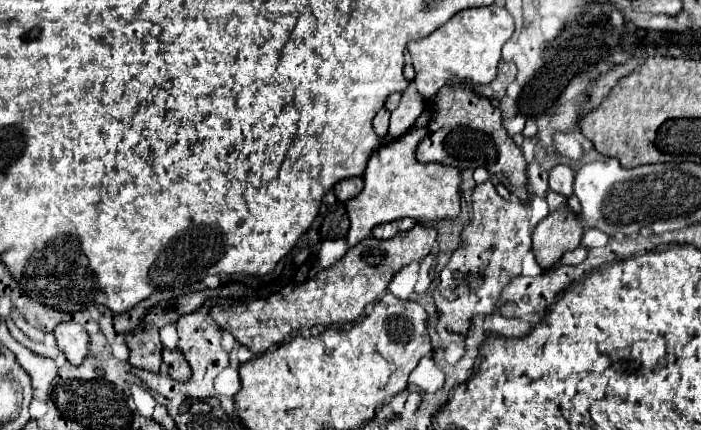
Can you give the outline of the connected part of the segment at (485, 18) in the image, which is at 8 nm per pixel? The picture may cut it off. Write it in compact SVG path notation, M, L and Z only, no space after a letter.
M488 5L464 9L430 35L412 41L408 45L408 51L412 55L412 65L416 69L414 83L418 87L418 93L424 99L428 99L434 97L438 89L446 85L490 83L496 77L500 49L512 37L512 33L514 33L512 15L500 5Z

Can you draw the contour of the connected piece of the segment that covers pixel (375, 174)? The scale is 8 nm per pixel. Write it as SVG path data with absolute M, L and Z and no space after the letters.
M426 125L412 127L402 137L376 147L376 151L372 153L364 171L364 187L360 195L346 201L346 211L350 217L346 243L350 247L370 237L372 229L378 223L388 223L388 221L396 221L404 217L412 217L416 221L458 217L462 169L446 167L438 163L420 163L416 159L416 147L426 135L426 131L428 131Z

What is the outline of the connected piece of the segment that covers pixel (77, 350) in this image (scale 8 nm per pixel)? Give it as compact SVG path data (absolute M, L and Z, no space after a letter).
M60 323L54 331L60 351L72 365L80 365L88 353L88 333L78 323Z

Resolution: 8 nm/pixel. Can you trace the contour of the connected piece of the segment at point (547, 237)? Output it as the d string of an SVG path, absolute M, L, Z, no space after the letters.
M560 209L544 217L532 233L532 253L538 265L548 271L554 267L566 251L580 245L584 227L570 209Z

